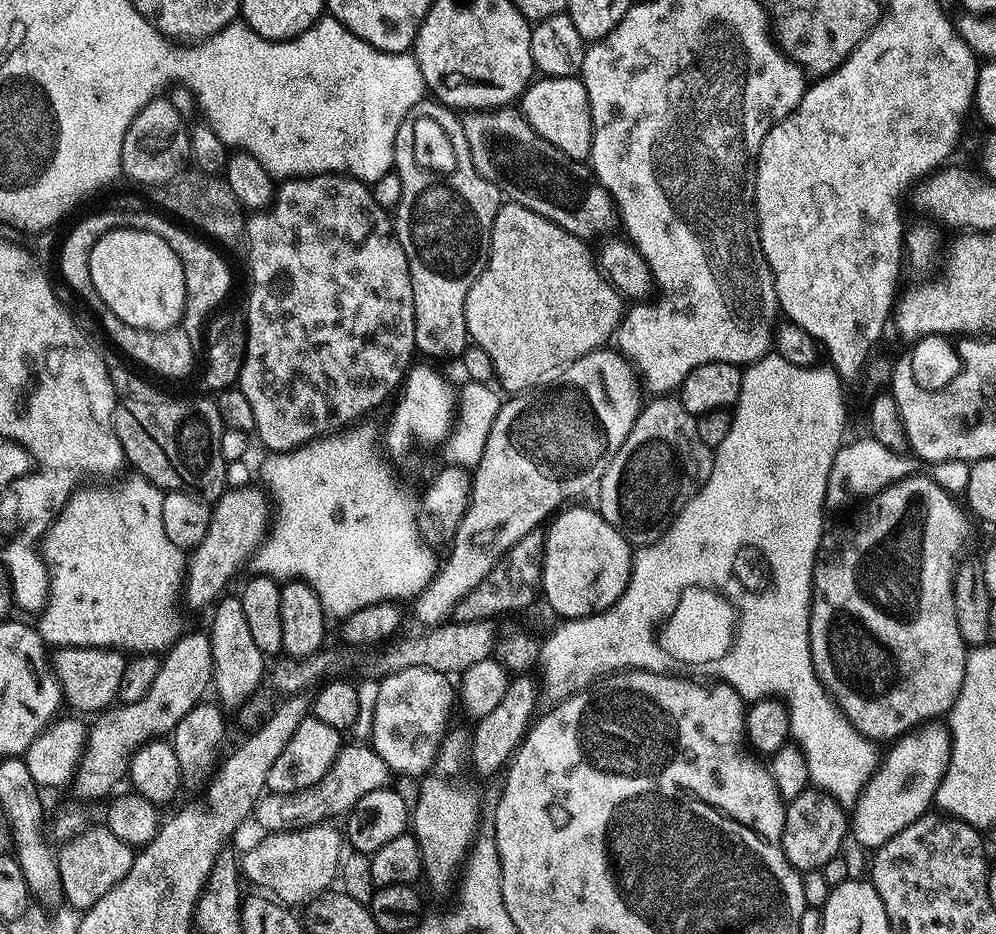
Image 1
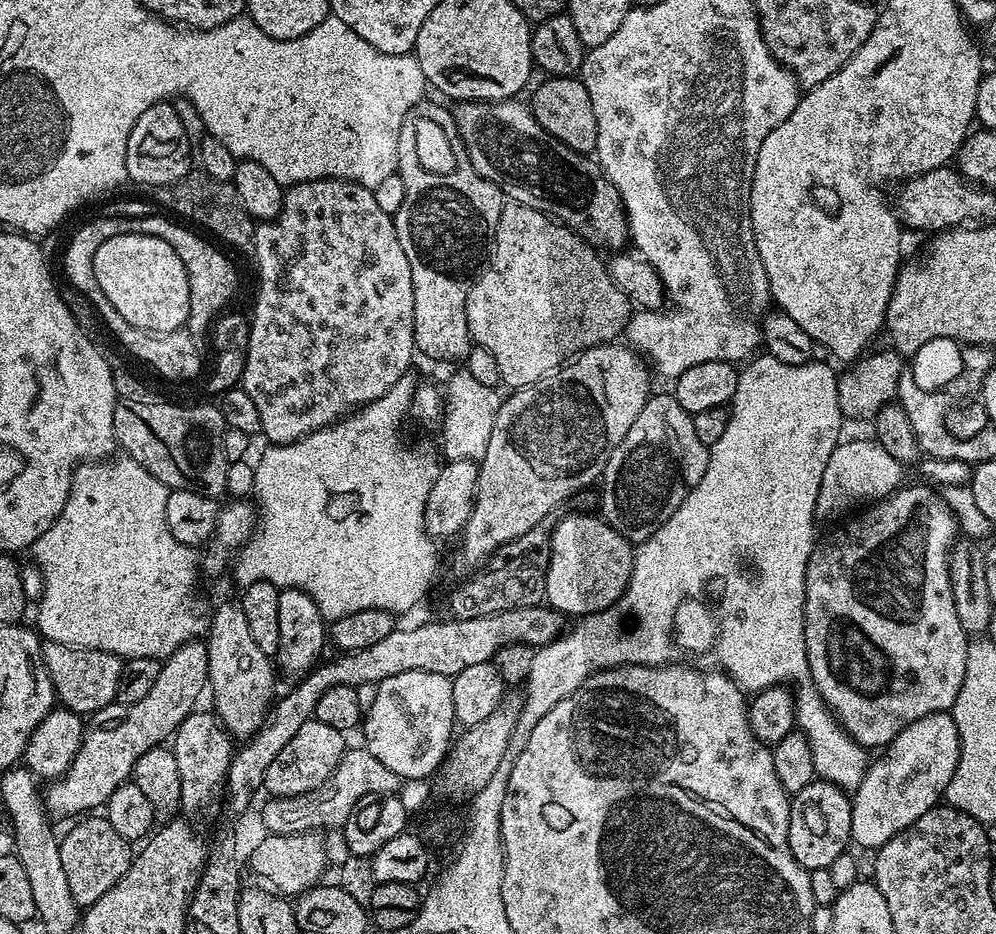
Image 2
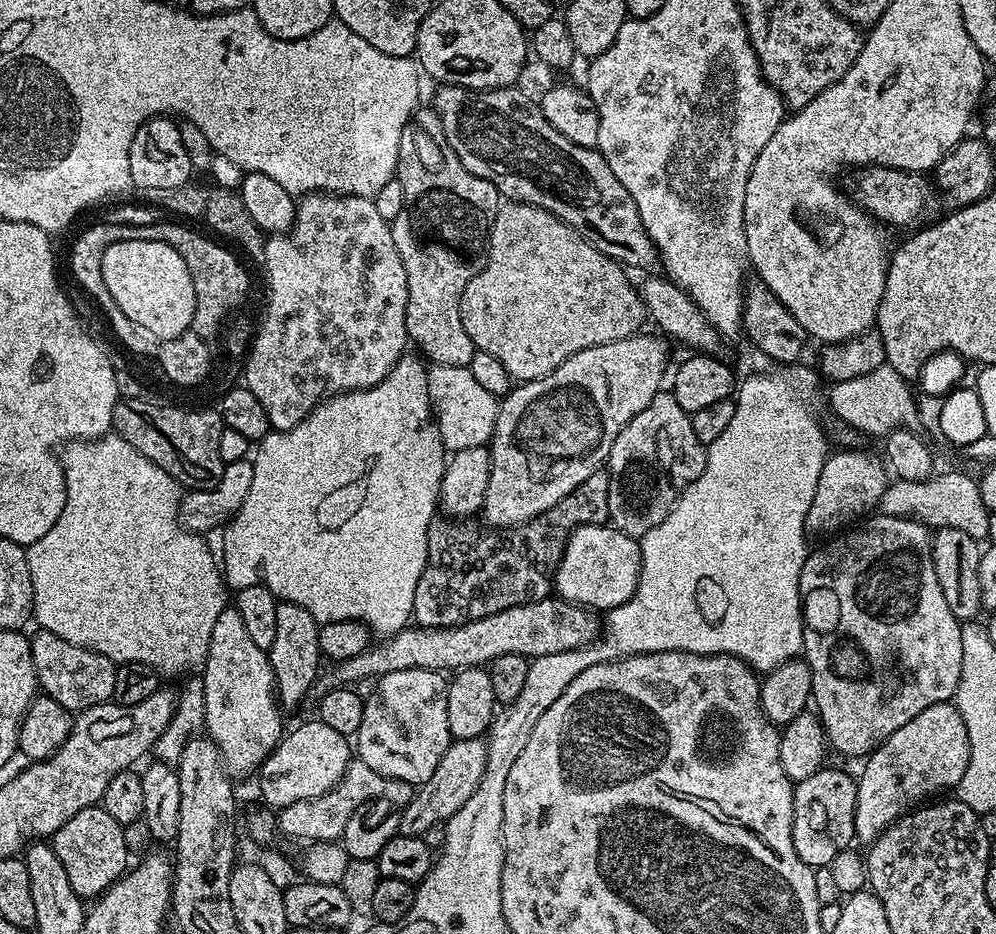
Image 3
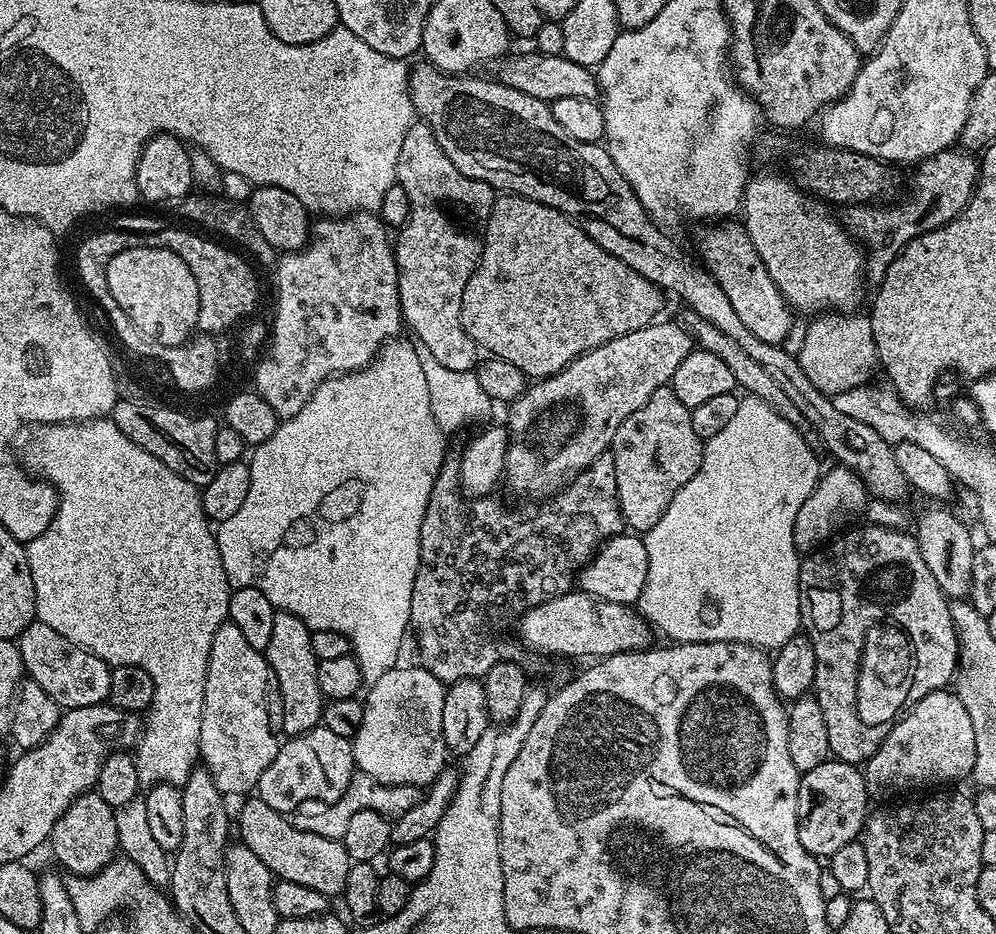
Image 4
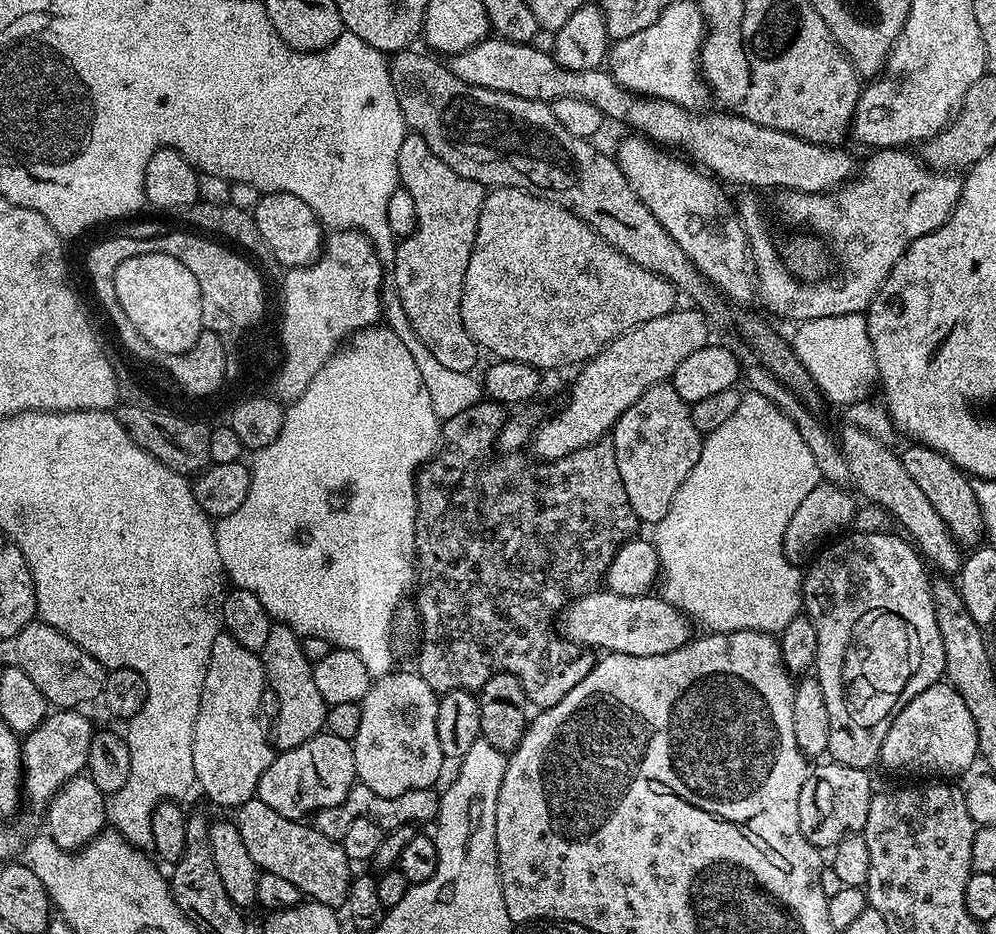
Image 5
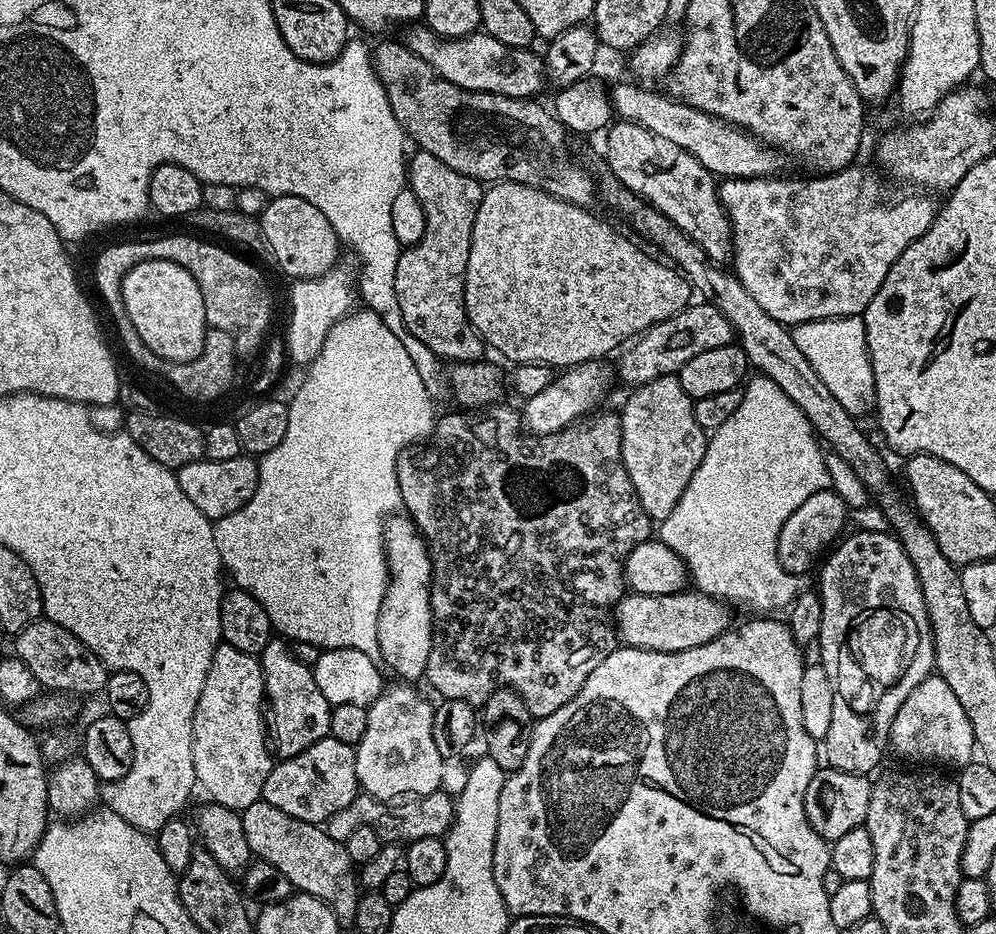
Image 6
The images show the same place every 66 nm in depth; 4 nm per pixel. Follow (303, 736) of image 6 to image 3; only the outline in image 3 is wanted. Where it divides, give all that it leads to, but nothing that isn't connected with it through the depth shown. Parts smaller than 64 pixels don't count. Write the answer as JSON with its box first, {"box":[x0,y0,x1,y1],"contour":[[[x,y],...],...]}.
{"box":[267,602,322,709],"contour":[[[294,602],[277,603],[278,619],[274,634],[274,646],[267,648],[268,661],[272,667],[272,679],[279,703],[285,709],[296,708],[304,699],[309,699],[312,684],[322,671],[322,657],[318,646],[320,625],[302,606]]]}

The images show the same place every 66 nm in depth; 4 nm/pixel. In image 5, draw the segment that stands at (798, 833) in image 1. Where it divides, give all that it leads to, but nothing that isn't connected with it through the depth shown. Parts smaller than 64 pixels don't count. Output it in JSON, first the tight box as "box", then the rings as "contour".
{"box":[798,762,874,850],"contour":[[[835,762],[820,764],[809,771],[806,782],[802,786],[802,794],[798,794],[798,822],[802,834],[812,845],[821,850],[831,850],[842,838],[863,833],[866,826],[866,814],[870,814],[870,802],[874,795],[869,773],[862,768],[842,766]]]}

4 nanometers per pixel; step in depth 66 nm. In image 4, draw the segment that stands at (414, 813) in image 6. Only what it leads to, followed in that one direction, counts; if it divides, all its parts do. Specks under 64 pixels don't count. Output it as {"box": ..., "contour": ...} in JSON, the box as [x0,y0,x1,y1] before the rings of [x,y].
{"box":[290,774,421,841],"contour":[[[363,774],[353,775],[350,786],[346,786],[346,794],[334,802],[302,802],[290,813],[290,821],[299,831],[311,834],[318,834],[319,837],[343,841],[346,834],[346,825],[350,823],[350,818],[358,814],[358,810],[378,810],[378,814],[395,818],[406,814],[414,806],[418,806],[421,789],[414,784],[379,784],[374,778]]]}

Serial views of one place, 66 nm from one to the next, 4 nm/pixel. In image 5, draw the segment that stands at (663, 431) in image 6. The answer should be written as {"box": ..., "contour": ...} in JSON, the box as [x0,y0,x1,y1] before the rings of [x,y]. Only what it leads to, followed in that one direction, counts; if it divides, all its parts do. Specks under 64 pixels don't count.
{"box":[610,382,704,526],"contour":[[[671,382],[650,386],[630,410],[623,412],[610,433],[610,443],[632,513],[641,525],[648,526],[666,518],[678,486],[694,470],[704,445],[702,433],[694,426],[691,407],[678,398]]]}

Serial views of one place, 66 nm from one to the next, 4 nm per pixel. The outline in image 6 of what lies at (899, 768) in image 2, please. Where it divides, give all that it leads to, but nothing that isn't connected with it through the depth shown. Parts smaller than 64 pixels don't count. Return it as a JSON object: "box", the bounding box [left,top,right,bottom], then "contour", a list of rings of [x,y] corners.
{"box":[888,674,976,770],"contour":[[[939,674],[927,676],[910,690],[910,698],[906,698],[898,714],[894,714],[888,739],[891,751],[908,760],[933,760],[936,764],[949,764],[953,770],[973,763],[976,752],[970,718],[966,718],[966,710],[962,710],[958,698],[954,698],[954,690],[946,686]]]}

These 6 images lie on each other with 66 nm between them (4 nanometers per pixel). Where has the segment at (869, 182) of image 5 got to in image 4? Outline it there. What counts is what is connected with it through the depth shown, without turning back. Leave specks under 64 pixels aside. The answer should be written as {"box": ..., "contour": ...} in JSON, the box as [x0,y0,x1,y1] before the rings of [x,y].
{"box":[842,147,980,282],"contour":[[[950,147],[945,152],[939,152],[921,160],[919,164],[911,169],[912,181],[908,184],[908,193],[904,196],[901,204],[888,204],[892,202],[876,202],[870,204],[858,204],[847,209],[848,212],[842,216],[842,223],[853,237],[866,249],[866,276],[869,281],[879,282],[884,279],[890,262],[896,260],[898,253],[908,243],[930,230],[938,230],[943,224],[949,224],[970,202],[970,198],[976,189],[976,181],[980,179],[980,166],[977,157],[971,151],[959,150]]]}

